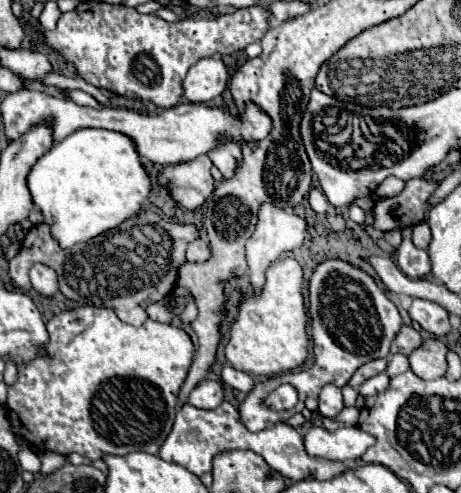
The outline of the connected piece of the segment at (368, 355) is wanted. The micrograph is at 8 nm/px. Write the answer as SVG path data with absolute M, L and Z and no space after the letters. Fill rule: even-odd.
M328 258L320 262L310 276L308 290L310 290L310 326L312 326L316 362L310 370L286 372L274 378L266 378L264 382L256 382L254 390L248 392L248 396L238 408L244 426L252 432L260 432L264 428L274 426L276 422L288 420L296 412L304 410L304 400L308 396L318 398L320 390L326 384L334 384L342 388L362 364L376 360L376 358L386 358L390 352L392 338L402 328L402 318L394 302L388 300L384 290L378 288L378 284L374 282L370 274L366 274L362 268L346 260ZM282 382L288 382L298 388L300 402L292 410L286 410L286 412L272 412L270 408L260 406L262 398L270 394Z

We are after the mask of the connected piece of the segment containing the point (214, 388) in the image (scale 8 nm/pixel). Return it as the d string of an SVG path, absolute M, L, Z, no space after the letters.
M202 380L188 396L188 402L196 408L204 408L204 410L212 410L216 408L224 398L222 386L220 382L214 380Z

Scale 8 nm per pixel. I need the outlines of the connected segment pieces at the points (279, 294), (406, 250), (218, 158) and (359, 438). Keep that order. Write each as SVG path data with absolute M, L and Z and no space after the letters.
M280 258L266 270L264 288L254 294L240 290L238 318L230 326L230 340L224 346L226 360L242 372L272 376L292 370L306 360L306 312L302 296L302 268L294 258Z
M412 226L402 230L402 244L398 248L398 266L410 278L424 278L430 272L430 258L426 250L418 250L412 242Z
M224 144L216 150L212 150L208 156L214 162L214 166L222 172L222 176L228 180L236 174L236 168L240 162L240 146L238 144Z
M312 426L304 436L304 446L310 456L338 462L360 460L374 444L376 438L358 426L340 426L332 432L322 426Z

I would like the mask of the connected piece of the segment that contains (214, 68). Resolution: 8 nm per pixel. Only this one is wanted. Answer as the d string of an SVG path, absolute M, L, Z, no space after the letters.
M202 58L184 80L184 98L198 104L216 102L230 80L228 66L220 58Z

